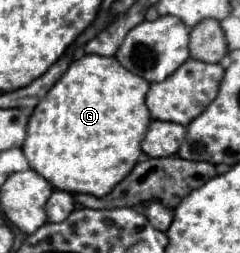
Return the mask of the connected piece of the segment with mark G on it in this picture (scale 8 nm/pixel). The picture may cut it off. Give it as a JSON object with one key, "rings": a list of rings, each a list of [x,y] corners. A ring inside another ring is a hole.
{"rings":[[[85,54],[83,58],[71,62],[65,74],[35,106],[29,118],[27,138],[23,142],[23,154],[29,166],[41,174],[55,190],[91,194],[97,198],[109,194],[125,176],[129,176],[141,156],[141,140],[145,138],[151,122],[149,110],[145,106],[147,90],[149,82],[125,70],[115,58]]]}

